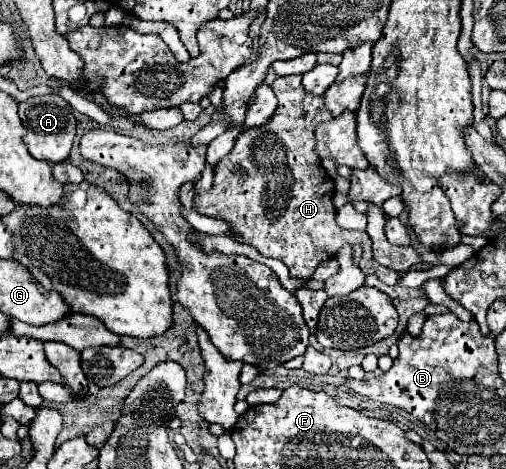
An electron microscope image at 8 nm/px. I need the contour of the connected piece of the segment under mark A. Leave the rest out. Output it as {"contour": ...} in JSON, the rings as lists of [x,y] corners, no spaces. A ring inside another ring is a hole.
{"contour":[[[41,95],[41,97],[29,97],[27,101],[19,103],[19,117],[27,129],[27,135],[23,137],[29,153],[35,159],[43,159],[49,163],[61,163],[67,161],[69,151],[73,147],[73,137],[75,137],[75,127],[77,121],[73,117],[71,105],[57,97],[57,95]]]}

